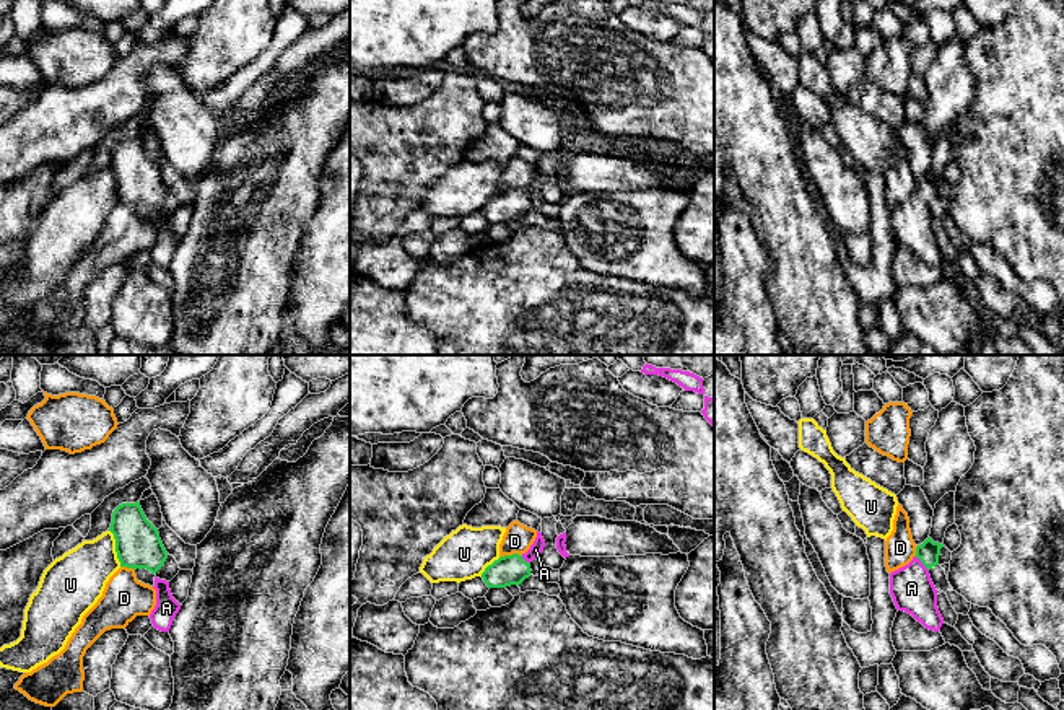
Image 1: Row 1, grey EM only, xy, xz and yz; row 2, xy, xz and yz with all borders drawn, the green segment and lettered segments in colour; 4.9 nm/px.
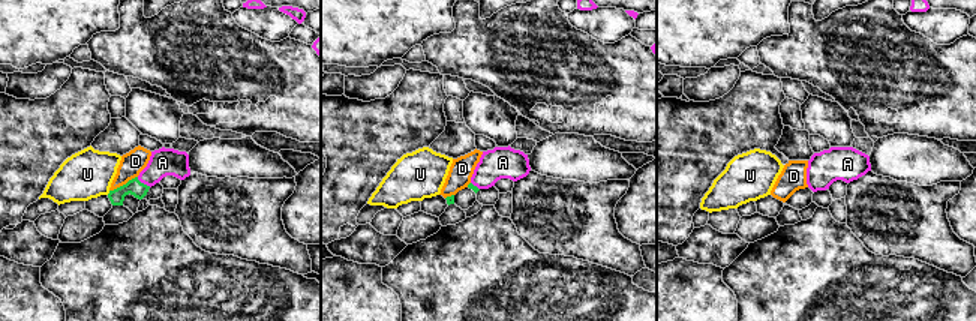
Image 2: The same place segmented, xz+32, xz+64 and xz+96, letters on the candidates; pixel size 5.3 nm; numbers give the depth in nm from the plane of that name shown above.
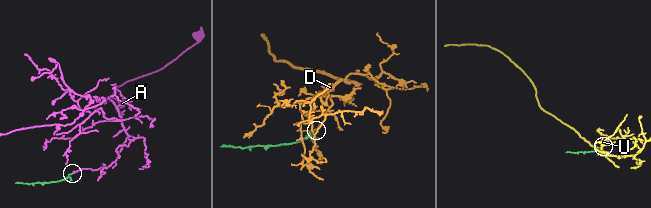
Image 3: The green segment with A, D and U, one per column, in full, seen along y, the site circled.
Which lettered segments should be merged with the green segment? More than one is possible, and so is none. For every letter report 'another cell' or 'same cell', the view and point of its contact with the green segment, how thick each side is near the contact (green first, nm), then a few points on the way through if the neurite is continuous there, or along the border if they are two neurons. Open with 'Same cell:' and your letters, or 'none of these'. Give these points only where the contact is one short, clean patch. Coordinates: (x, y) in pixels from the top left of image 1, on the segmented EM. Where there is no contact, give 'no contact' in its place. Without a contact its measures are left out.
Same cell: A
A: same cell; contact yz (923, 564); calibres 110 and 220 nm; way yz (928, 552), (923, 564), (913, 578), (911, 588)
D: another cell; contact xz (510, 556); calibres 150 and 140 nm
U: another cell; contact xy (116, 547); calibres 220 and 280 nm; border xy (109, 530), (121, 565)

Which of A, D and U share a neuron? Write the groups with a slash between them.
A / D / U

